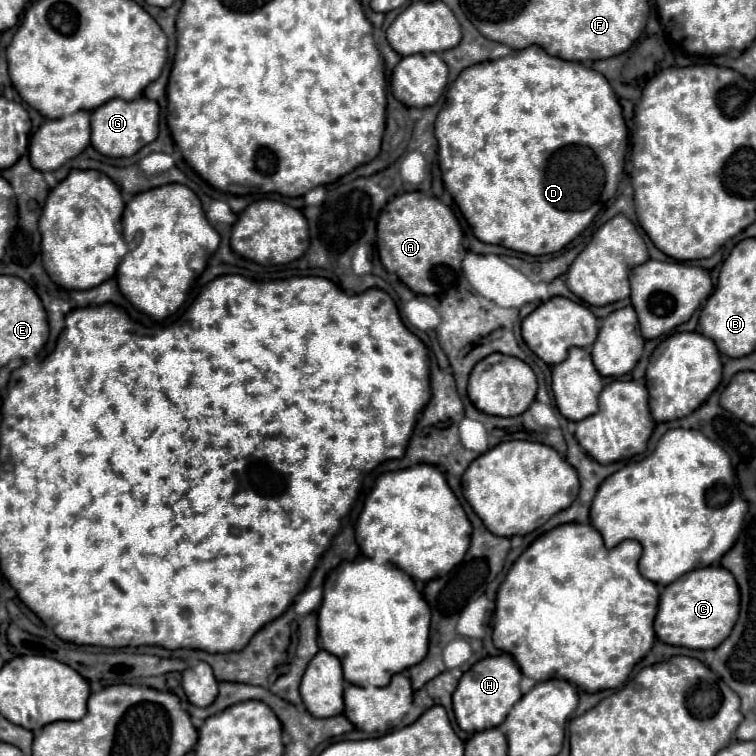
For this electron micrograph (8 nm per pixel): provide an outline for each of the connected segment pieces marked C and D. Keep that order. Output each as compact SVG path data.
M703 567L689 571L661 593L659 611L655 617L657 639L669 645L689 649L713 649L731 633L739 615L739 587L735 577L723 567Z
M531 45L527 49L509 53L497 61L483 61L471 65L461 71L461 75L449 85L445 95L445 105L437 115L435 121L435 137L439 141L439 167L443 173L445 189L451 193L455 203L459 205L463 217L473 229L473 235L483 243L503 245L513 251L521 251L527 255L549 255L561 251L567 243L571 243L591 221L593 217L605 207L609 199L615 197L619 185L619 171L623 171L623 159L627 151L627 127L621 115L621 105L617 101L615 91L607 83L607 79L575 61L563 61L545 53L545 49Z

